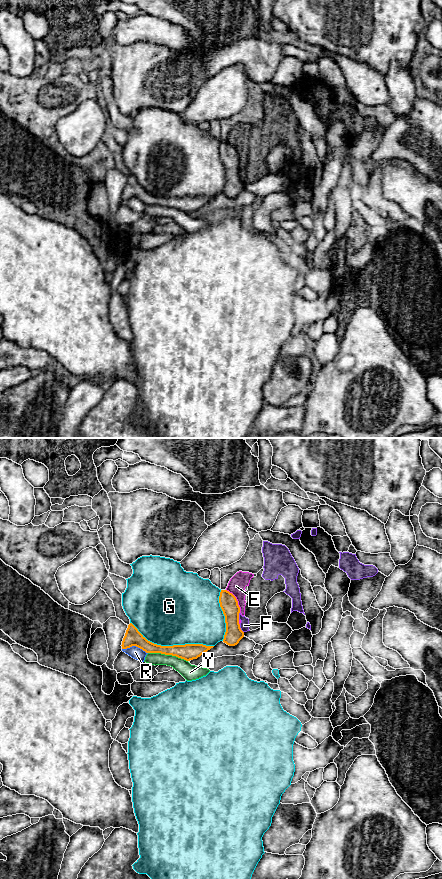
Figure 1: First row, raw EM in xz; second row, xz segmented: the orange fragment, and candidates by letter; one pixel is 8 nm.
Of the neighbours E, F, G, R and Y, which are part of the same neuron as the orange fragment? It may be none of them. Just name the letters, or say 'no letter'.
no letter

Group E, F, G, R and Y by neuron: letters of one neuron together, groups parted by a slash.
E F / G / R / Y

